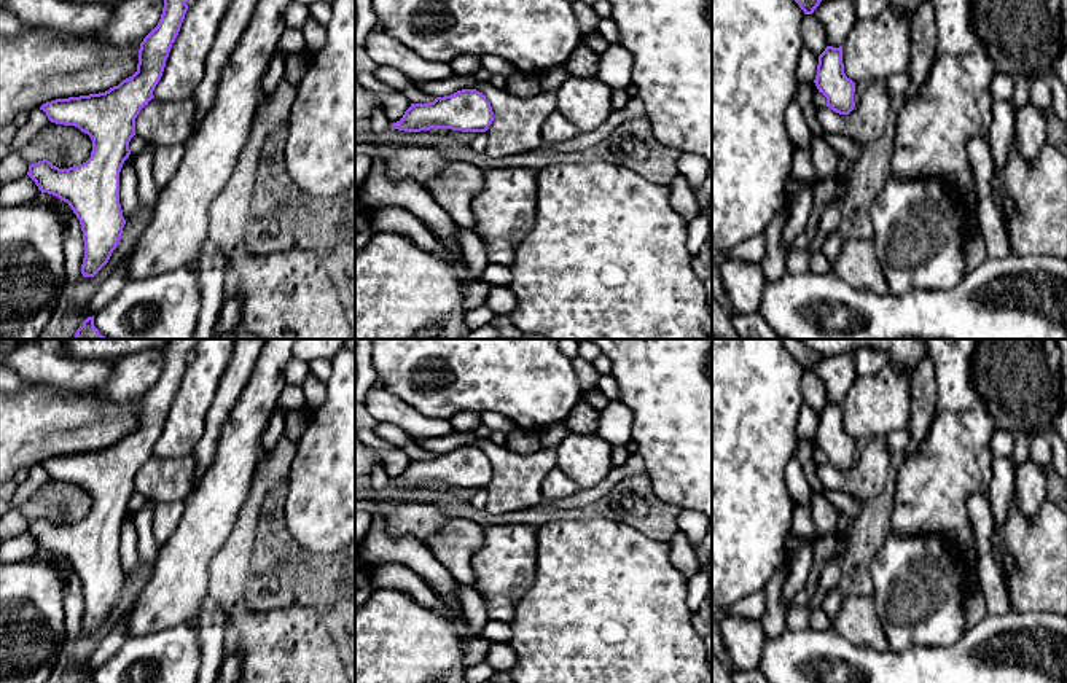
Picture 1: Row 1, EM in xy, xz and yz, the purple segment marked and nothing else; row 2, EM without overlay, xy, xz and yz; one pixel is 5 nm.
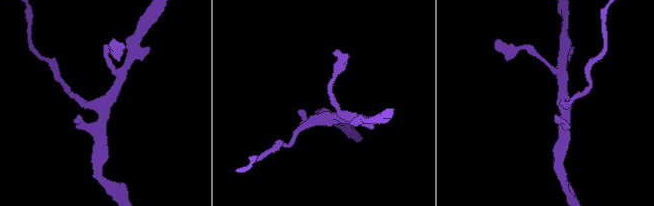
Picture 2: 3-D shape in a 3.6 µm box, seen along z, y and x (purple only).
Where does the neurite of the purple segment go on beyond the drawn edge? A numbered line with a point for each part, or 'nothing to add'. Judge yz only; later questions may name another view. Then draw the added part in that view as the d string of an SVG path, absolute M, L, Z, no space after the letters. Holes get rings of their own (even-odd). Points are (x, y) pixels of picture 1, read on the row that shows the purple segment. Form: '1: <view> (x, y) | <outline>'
nothing to add

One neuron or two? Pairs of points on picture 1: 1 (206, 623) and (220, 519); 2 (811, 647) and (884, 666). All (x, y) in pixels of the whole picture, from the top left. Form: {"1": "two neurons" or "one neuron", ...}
{"1": "two neurons", "2": "one neuron"}

